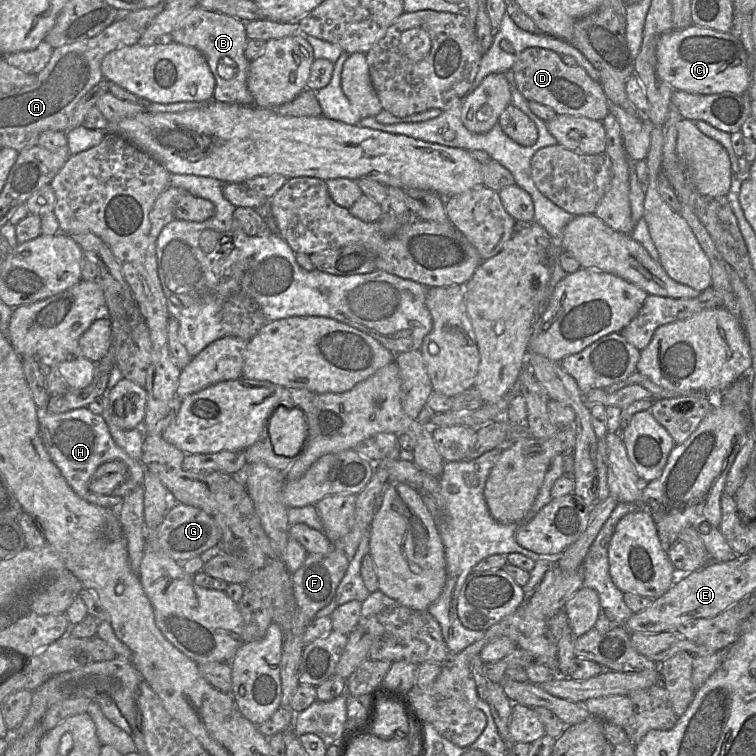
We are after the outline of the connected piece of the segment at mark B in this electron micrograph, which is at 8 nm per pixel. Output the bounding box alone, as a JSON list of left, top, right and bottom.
[168,7,256,106]

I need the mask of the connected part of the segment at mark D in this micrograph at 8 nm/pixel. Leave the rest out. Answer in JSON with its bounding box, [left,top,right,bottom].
[512,47,609,121]

